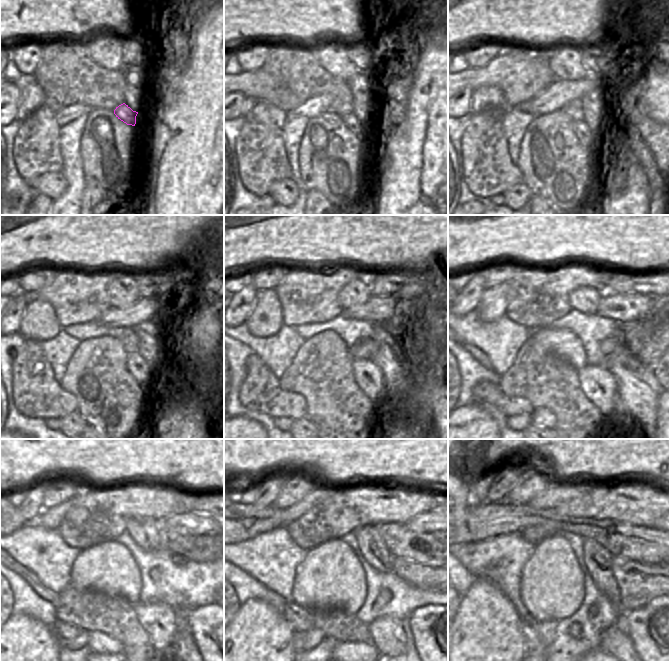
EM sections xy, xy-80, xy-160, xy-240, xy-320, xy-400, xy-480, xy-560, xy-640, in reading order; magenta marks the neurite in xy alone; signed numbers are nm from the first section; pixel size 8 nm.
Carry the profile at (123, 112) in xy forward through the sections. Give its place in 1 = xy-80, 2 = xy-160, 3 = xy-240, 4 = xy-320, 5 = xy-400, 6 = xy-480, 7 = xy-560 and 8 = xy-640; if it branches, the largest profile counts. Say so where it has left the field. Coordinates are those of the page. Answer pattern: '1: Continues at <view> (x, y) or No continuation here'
1: Continues at xy-80 (350, 120)
2: Continues at xy-160 (584, 134)
3: Continues at xy-240 (137, 367)
4: Continues at xy-320 (367, 375)
5: Continues at xy-400 (598, 384)
6: Continues at xy-480 (159, 620)
7: Continues at xy-560 (388, 637)
8: Continues at xy-640 (613, 642).

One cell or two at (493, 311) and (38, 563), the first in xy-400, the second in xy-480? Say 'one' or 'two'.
two

